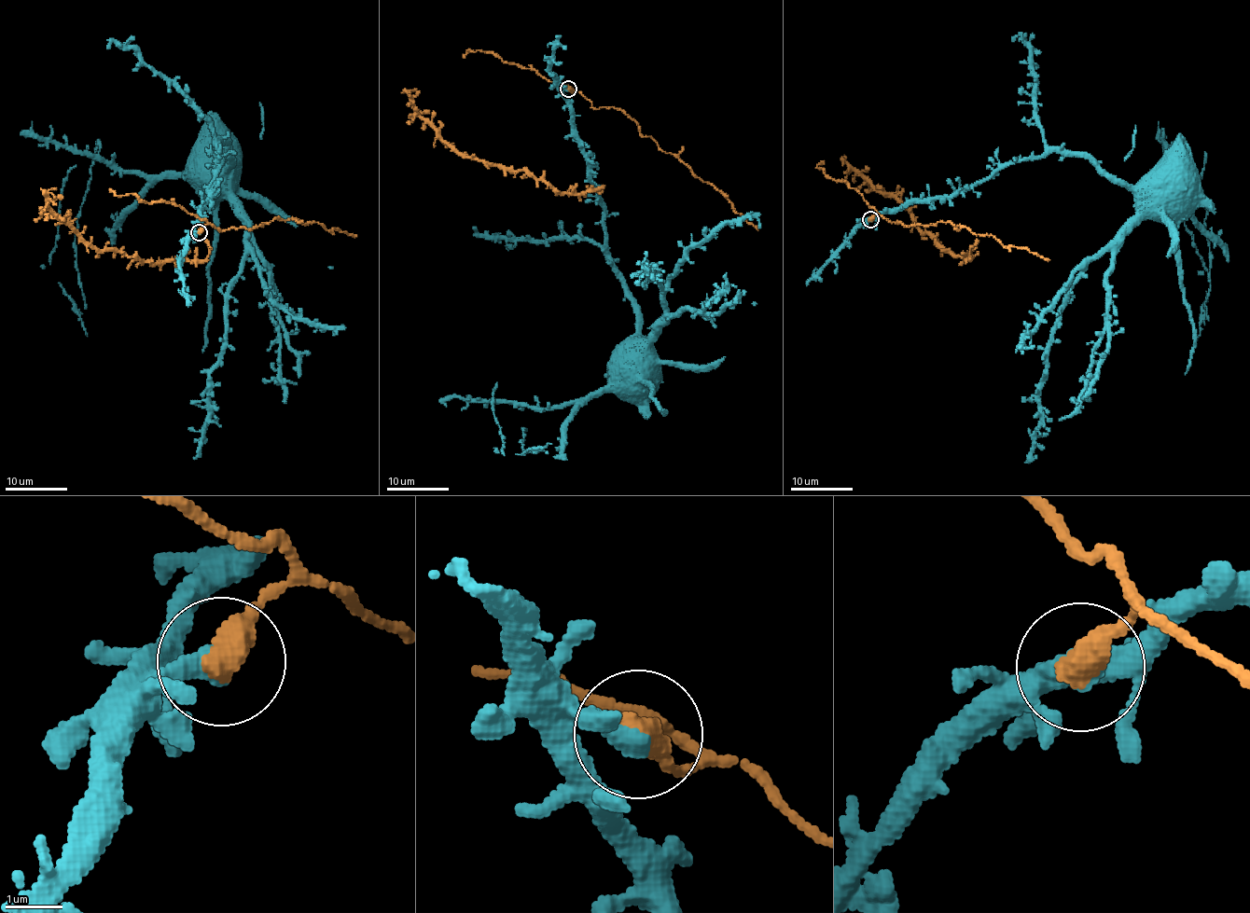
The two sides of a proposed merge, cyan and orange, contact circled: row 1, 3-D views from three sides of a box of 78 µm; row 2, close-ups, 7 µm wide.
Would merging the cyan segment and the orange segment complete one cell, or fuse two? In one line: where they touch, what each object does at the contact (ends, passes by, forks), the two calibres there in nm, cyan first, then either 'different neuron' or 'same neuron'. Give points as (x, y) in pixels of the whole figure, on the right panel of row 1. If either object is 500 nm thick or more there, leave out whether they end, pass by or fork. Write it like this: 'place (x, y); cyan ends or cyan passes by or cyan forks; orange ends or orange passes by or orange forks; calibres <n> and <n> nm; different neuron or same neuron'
place (870, 219); calibres 440 and 550 nm; different neuron

